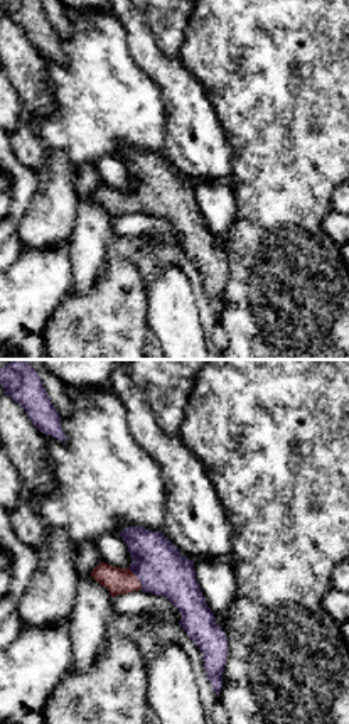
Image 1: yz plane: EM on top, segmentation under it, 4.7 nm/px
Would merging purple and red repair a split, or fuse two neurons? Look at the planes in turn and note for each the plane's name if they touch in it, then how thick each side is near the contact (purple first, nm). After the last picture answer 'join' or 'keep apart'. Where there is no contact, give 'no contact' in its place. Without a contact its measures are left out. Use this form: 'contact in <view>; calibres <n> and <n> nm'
contact in yz; calibres 240 and 130 nm

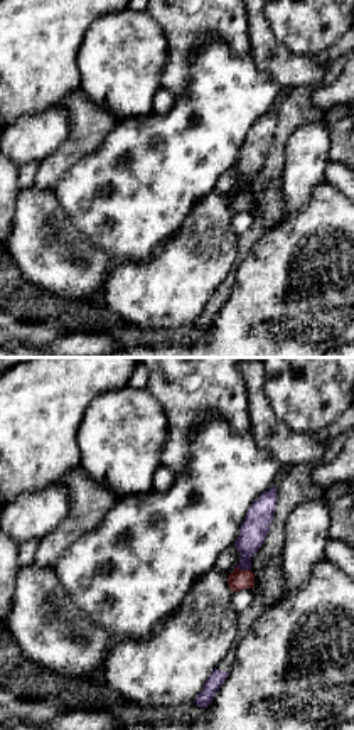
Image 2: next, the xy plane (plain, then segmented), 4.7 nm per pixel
contact in xy; calibres 130 and 100 nm

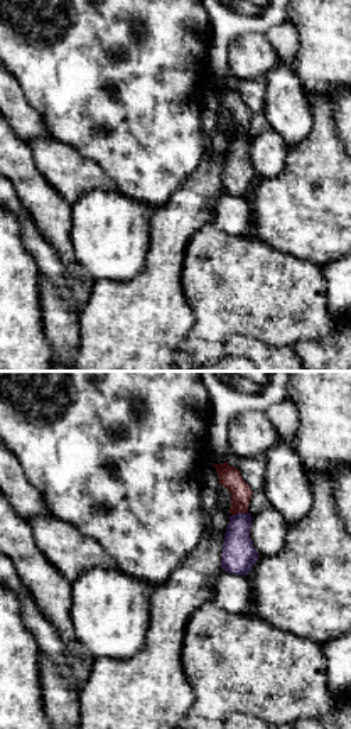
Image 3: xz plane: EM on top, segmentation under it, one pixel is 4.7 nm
contact in xz; calibres 160 and 100 nm

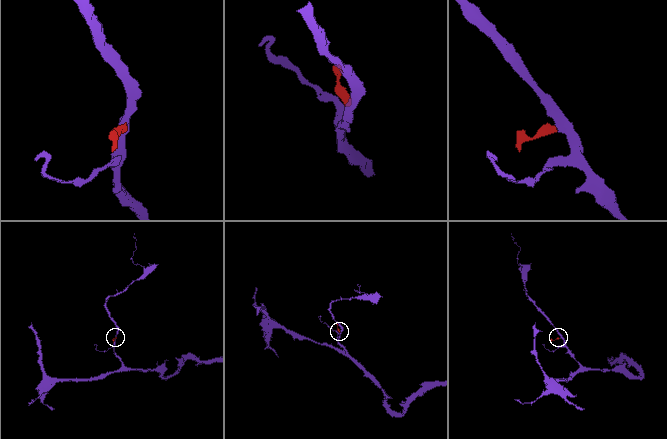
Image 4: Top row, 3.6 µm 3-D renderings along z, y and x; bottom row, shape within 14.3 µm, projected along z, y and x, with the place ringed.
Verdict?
join

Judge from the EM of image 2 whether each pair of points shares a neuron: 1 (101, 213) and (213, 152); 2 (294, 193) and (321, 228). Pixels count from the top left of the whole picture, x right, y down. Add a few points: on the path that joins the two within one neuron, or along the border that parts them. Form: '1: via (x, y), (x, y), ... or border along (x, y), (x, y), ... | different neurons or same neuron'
1: via (128, 196), (157, 167), (186, 152) | same neuron
2: border along (324, 179), (311, 198), (284, 221) | different neurons

